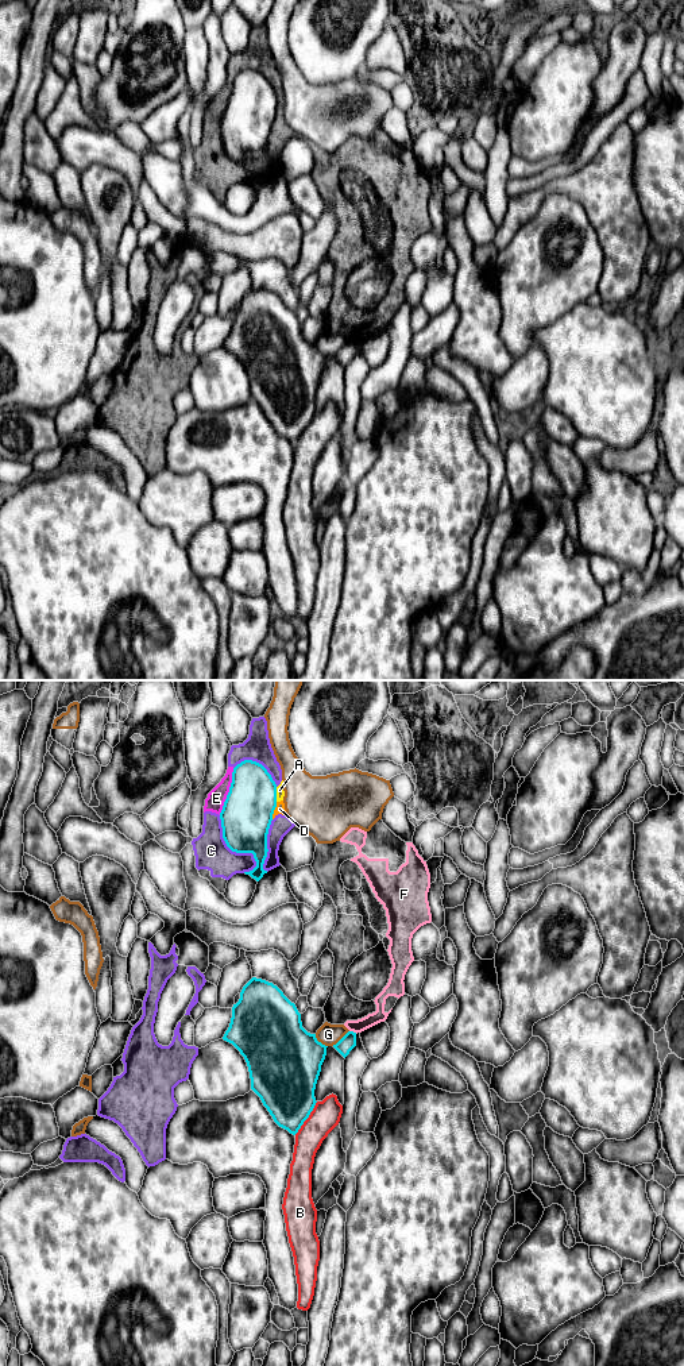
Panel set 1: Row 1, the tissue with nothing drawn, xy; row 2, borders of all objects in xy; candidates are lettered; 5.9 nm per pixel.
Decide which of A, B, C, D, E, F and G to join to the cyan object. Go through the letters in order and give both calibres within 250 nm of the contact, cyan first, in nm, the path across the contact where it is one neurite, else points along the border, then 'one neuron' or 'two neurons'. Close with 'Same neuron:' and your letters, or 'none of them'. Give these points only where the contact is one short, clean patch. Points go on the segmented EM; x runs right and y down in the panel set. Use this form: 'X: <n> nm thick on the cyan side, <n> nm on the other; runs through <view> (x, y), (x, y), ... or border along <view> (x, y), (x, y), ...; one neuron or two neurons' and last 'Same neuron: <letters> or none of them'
A: 300 nm thick on the cyan side, 50 nm on the other; two neurons
B: 360 nm thick on the cyan side, 170 nm on the other; two neurons
C: 300 nm thick on the cyan side, 200 nm on the other; two neurons
D: 300 nm thick on the cyan side, 60 nm on the other; border along xy (277, 802), (271, 818); two neurons
E: 300 nm thick on the cyan side, 110 nm on the other; two neurons
F: 90 nm thick on the cyan side, 80 nm on the other; border along xy (350, 1030), (356, 1033); two neurons
G: 90 nm thick on the cyan side, 130 nm on the other; two neurons
Same neuron: none of them

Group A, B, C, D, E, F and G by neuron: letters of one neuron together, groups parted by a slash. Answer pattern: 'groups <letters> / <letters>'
groups A C D E F / B / G

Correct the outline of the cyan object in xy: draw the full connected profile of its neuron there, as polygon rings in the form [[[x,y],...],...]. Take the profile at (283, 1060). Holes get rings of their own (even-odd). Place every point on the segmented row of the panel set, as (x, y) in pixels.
[[[256,977],[243,987],[223,1039],[244,1057],[251,1089],[260,1097],[274,1122],[295,1135],[317,1103],[314,1089],[328,1046],[302,1027],[295,1004],[277,985]]]

